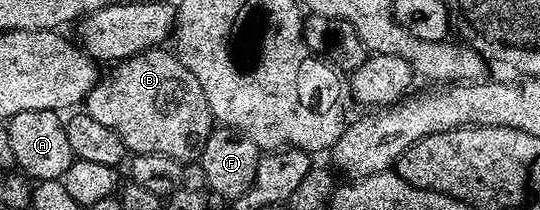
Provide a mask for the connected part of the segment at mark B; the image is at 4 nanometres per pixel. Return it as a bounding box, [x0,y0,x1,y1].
[85,46,213,161]

